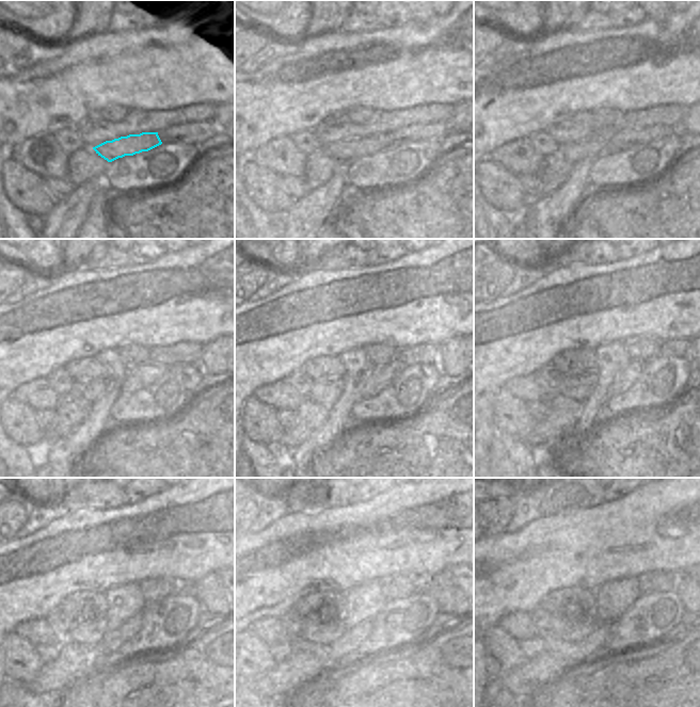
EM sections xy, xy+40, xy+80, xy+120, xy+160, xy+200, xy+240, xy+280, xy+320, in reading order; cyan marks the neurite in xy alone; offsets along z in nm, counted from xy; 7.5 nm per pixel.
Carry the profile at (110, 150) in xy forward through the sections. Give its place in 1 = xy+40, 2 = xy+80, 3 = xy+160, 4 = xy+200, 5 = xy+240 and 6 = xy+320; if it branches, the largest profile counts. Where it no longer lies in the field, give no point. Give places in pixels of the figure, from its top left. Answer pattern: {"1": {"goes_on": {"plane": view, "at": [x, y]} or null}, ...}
{"1": {"goes_on": {"plane": "xy+40", "at": [347, 150]}}, "2": {"goes_on": {"plane": "xy+80", "at": [593, 147]}}, "3": {"goes_on": {"plane": "xy+160", "at": [327, 392]}}, "4": {"goes_on": {"plane": "xy+200", "at": [570, 394]}}, "5": {"goes_on": {"plane": "xy+240", "at": [83, 632]}}, "6": {"goes_on": {"plane": "xy+320", "at": [567, 630]}}}

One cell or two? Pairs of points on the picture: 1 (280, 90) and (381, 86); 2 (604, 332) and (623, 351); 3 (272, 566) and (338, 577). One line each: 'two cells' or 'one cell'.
1: one cell
2: two cells
3: one cell

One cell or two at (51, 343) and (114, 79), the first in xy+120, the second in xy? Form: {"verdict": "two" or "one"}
{"verdict": "one"}

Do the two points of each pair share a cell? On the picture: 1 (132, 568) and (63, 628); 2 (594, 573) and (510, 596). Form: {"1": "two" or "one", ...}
{"1": "two", "2": "one"}

